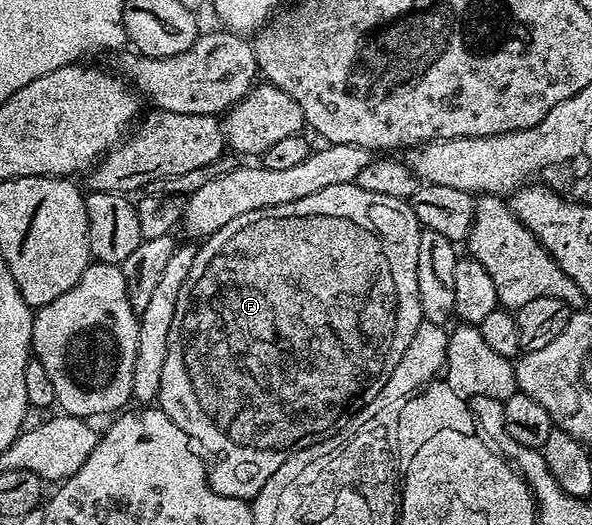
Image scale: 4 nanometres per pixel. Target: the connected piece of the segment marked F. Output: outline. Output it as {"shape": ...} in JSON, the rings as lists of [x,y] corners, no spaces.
{"shape":[[[348,182],[331,184],[331,188],[323,188],[323,192],[315,192],[315,196],[303,196],[303,200],[291,204],[243,212],[243,216],[235,216],[235,220],[223,224],[219,232],[209,235],[197,246],[187,284],[183,284],[183,292],[179,292],[179,304],[175,304],[175,320],[171,320],[167,360],[163,364],[163,380],[159,380],[157,402],[159,409],[171,416],[206,455],[214,454],[218,458],[207,470],[212,490],[232,498],[254,499],[292,453],[328,438],[336,439],[337,429],[352,414],[360,415],[361,409],[383,392],[383,384],[391,380],[395,364],[399,364],[403,352],[407,352],[407,344],[411,344],[411,336],[415,336],[415,328],[419,328],[423,320],[417,279],[422,229],[421,221],[406,199],[379,196],[379,192],[367,192],[367,188],[356,182]]]}

